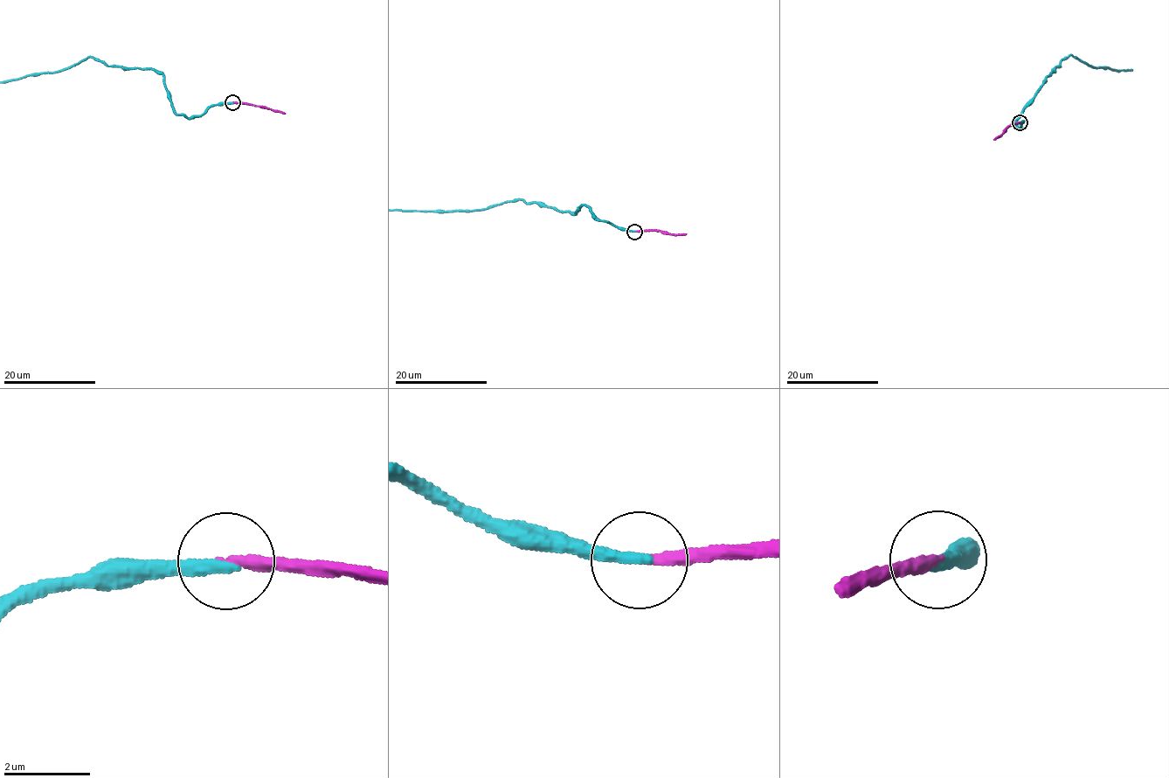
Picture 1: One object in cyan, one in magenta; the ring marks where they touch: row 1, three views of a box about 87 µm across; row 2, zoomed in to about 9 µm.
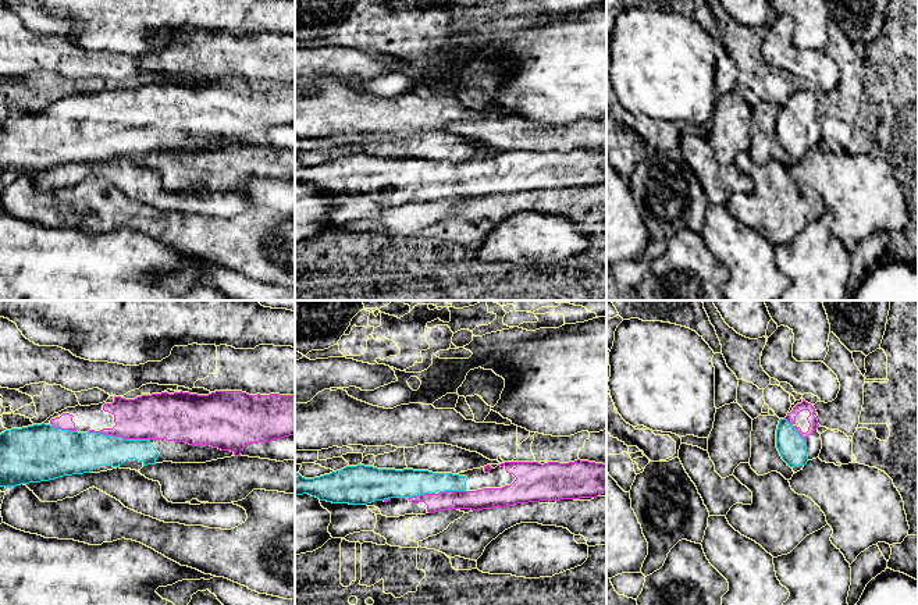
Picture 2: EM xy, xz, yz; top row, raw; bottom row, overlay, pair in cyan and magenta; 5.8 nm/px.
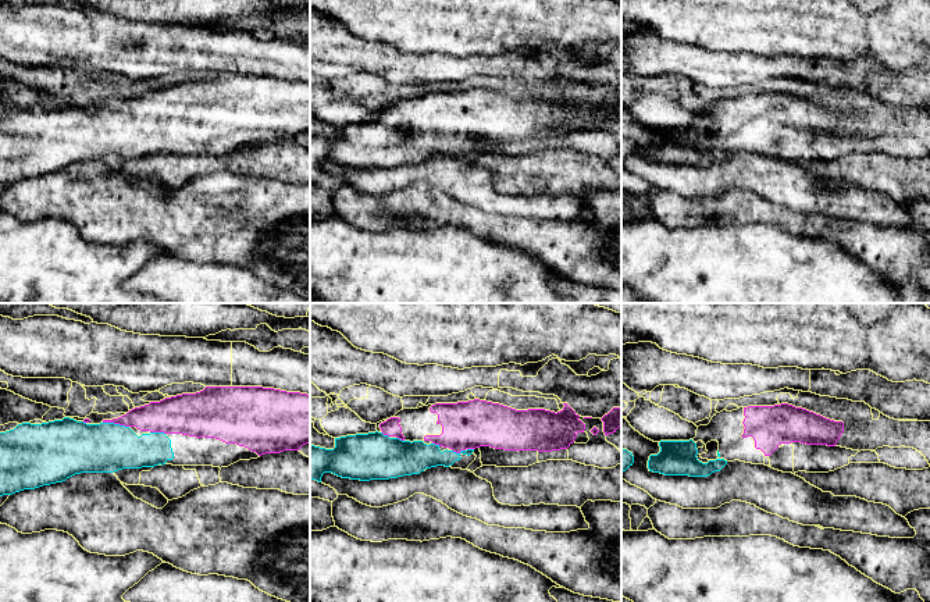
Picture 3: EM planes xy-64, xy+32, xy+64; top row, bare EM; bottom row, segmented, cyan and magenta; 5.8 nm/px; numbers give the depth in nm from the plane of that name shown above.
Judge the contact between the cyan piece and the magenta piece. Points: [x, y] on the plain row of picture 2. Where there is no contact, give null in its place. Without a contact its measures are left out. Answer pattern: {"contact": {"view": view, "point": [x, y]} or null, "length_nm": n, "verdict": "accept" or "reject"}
{"contact": {"view": "xy", "point": [118, 125]}, "length_nm": 360, "verdict": "accept"}

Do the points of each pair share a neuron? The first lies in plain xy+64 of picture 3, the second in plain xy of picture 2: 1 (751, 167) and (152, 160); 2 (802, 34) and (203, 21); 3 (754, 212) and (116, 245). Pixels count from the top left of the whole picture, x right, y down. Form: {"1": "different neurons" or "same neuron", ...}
{"1": "different neurons", "2": "same neuron", "3": "different neurons"}

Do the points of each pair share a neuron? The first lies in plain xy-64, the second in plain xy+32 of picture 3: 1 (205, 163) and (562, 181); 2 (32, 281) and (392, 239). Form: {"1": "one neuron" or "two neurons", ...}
{"1": "one neuron", "2": "one neuron"}

